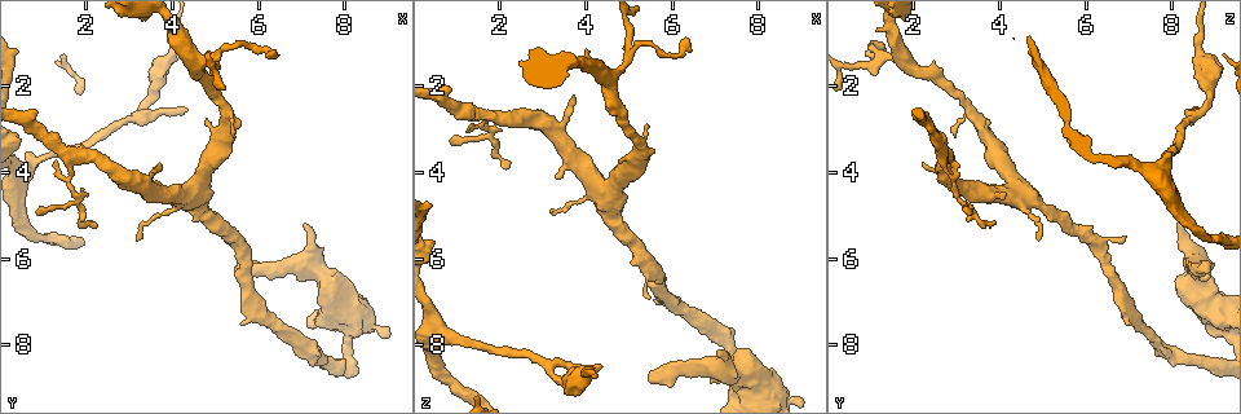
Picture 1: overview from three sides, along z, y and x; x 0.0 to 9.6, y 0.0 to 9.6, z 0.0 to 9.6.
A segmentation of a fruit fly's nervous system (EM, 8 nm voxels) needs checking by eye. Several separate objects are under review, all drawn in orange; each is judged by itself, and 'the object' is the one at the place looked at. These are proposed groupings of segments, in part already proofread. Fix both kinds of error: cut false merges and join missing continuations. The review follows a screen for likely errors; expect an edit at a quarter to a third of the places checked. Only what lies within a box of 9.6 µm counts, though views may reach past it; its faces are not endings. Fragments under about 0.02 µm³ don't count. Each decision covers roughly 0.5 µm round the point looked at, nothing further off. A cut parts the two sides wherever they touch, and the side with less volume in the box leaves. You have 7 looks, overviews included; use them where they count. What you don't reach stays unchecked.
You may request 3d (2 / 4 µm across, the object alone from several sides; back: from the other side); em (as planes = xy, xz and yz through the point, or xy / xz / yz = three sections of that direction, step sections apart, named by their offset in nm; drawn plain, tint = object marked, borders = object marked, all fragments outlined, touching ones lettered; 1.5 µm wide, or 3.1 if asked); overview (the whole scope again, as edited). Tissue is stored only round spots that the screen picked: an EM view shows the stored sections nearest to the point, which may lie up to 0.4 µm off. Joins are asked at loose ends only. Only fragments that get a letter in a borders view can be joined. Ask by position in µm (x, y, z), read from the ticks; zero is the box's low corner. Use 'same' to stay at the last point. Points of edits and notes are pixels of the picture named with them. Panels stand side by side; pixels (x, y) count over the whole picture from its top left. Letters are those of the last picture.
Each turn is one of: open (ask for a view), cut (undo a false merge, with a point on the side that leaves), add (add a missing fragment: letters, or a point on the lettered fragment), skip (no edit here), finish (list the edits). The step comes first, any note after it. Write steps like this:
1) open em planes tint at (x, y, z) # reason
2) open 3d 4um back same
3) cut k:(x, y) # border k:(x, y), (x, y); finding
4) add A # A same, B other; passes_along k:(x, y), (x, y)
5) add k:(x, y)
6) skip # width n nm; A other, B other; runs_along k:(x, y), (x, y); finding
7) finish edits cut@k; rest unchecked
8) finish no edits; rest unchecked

open em yz step 8 borders at (4.35, 2.55, 8.50) # branch stops here

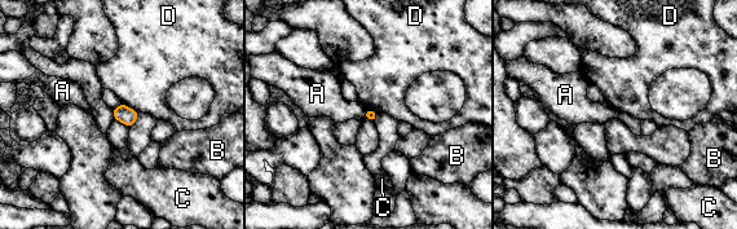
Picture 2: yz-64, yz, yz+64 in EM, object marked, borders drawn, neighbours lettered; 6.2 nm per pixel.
open em planes borders same # cut it another way

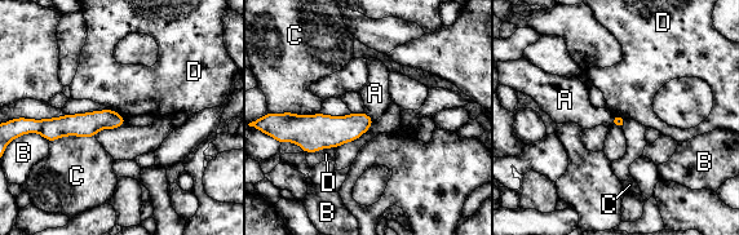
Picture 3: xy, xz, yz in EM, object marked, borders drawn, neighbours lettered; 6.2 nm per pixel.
skip # A other, B other, C other, D other; runs_along 3:(120, 120), (43, 127); none of them fits

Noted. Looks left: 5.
open 3d 4um at (5.50, 6.30, 8.75) # free end

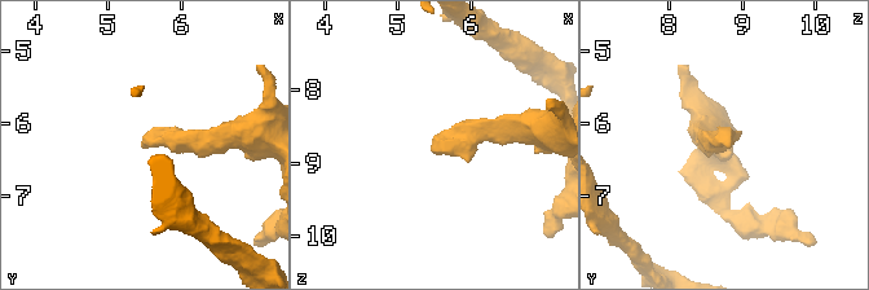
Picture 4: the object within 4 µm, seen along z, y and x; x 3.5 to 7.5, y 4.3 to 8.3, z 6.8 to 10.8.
open em planes borders at (5.50, 6.35, 8.85)

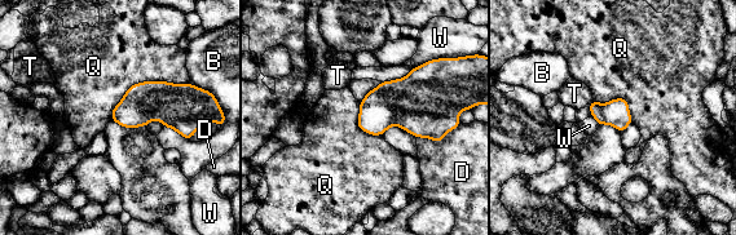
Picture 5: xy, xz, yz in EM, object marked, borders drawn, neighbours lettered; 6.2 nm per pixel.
add T # B other, D other, Q other, T same, W other; passes_along 5:(616, 112), (590, 103), (574, 93); it goes on there

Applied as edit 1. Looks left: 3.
finish edits add@5; rest unchecked

